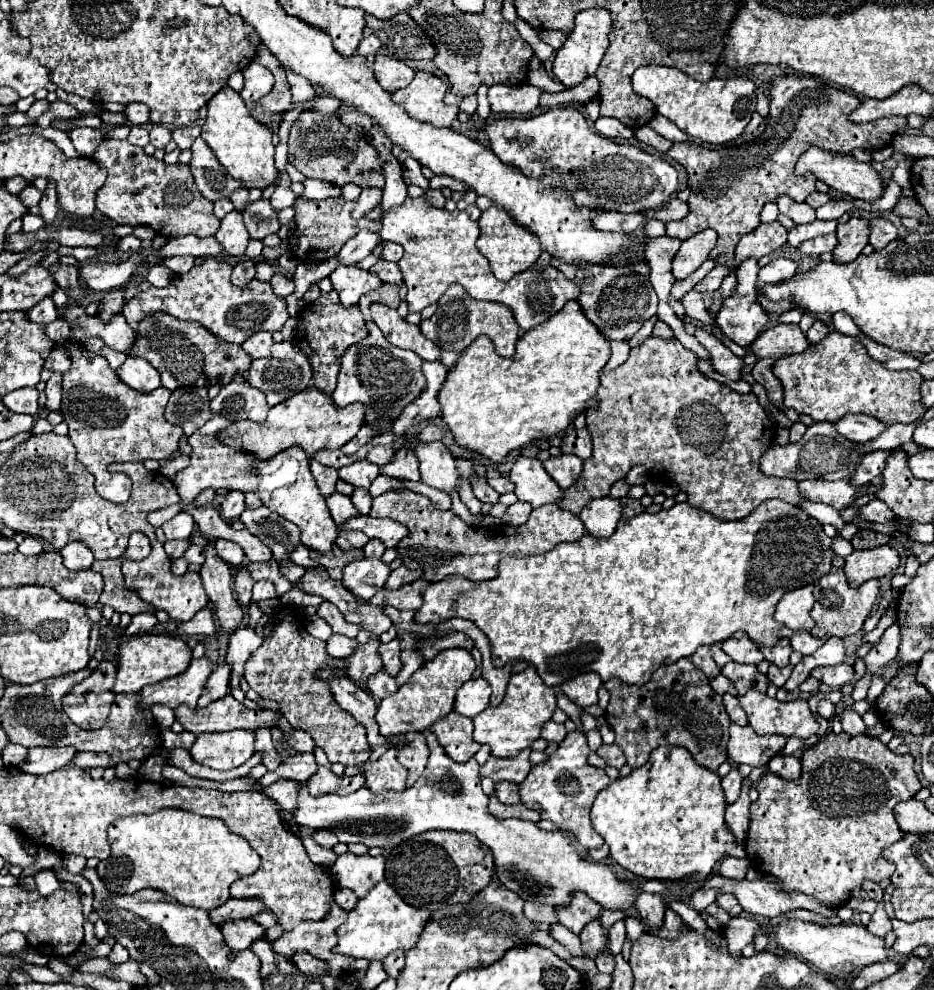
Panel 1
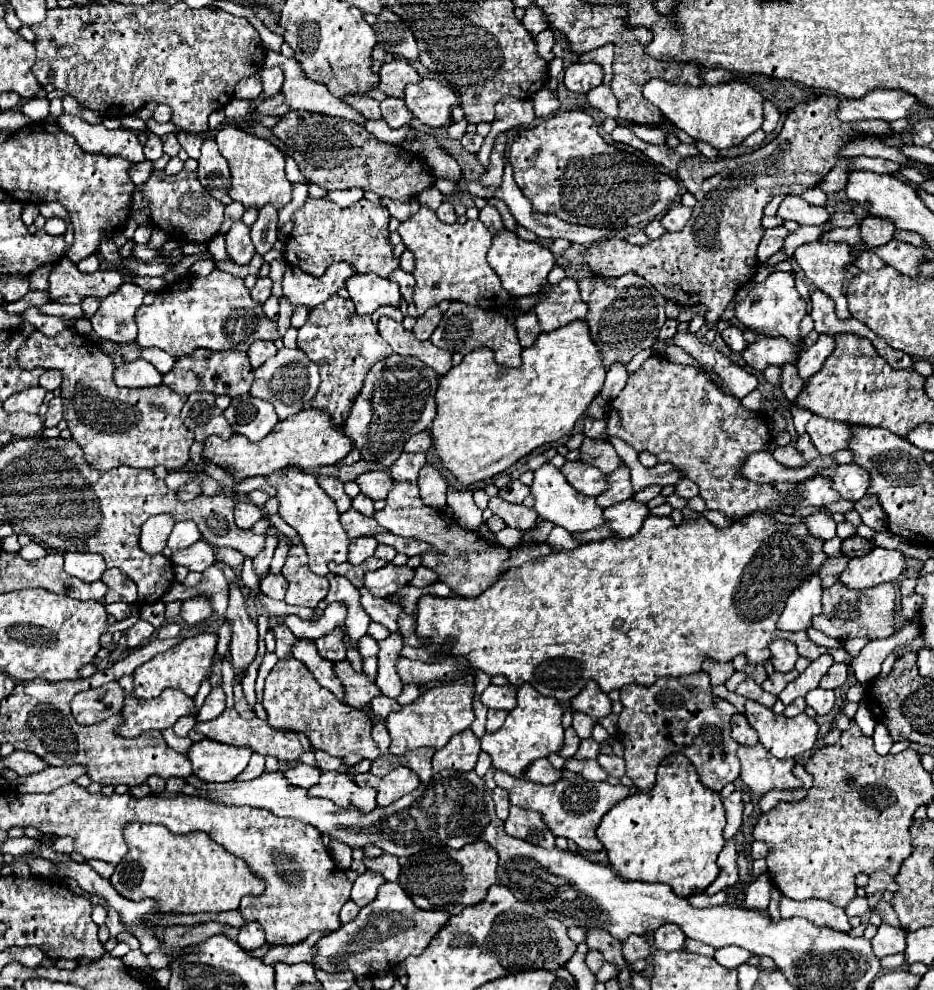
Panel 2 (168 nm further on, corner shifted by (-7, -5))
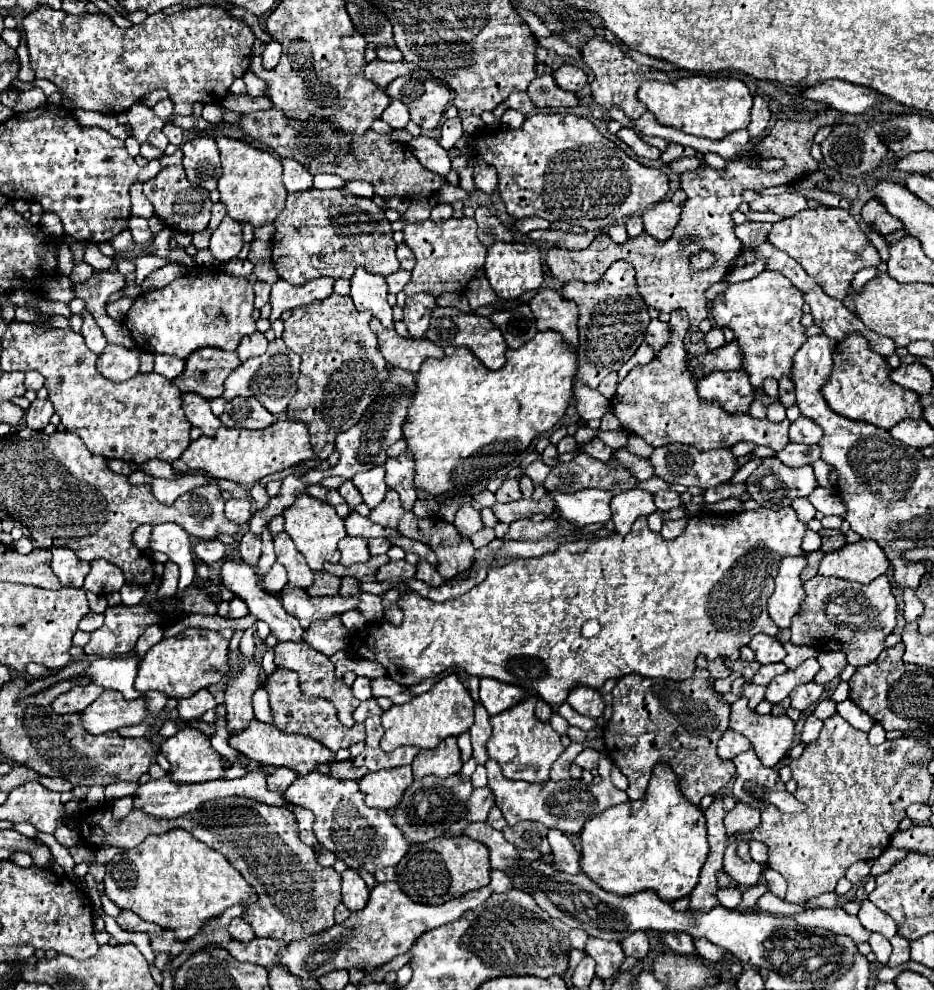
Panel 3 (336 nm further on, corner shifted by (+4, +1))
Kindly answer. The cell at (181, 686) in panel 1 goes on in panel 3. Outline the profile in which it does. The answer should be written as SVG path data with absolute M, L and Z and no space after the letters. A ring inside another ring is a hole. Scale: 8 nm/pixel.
M104 690L104 694L82 712L84 728L90 734L106 734L124 726L134 726L150 716L148 700L126 700L116 690Z

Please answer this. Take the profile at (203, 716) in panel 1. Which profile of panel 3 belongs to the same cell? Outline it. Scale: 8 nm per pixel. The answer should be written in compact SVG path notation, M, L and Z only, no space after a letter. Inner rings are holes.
M252 720L244 730L230 734L228 744L234 746L236 750L240 750L250 760L262 762L264 766L286 766L286 768L296 770L300 776L312 772L318 764L328 764L334 760L334 754L328 748L320 746L320 742L312 740L310 736L284 734L284 732L276 730L272 724L266 724L260 720Z

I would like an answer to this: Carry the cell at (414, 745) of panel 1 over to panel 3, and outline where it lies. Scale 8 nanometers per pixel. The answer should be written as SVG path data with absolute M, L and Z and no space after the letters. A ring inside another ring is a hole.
M372 740L370 744L366 744L364 752L360 756L356 756L352 762L356 766L364 766L364 768L376 772L376 770L382 770L382 768L396 768L396 766L412 764L416 754L418 754L416 746L400 746L400 750L382 752L378 742Z

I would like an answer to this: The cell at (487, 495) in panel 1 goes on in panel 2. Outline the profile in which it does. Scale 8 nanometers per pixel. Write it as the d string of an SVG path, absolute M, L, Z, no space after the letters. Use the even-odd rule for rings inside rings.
M495 496L489 500L489 508L495 516L503 518L503 522L511 528L517 528L517 530L529 530L533 524L535 524L535 510L533 508L527 508L523 504L509 504L505 502L503 498Z

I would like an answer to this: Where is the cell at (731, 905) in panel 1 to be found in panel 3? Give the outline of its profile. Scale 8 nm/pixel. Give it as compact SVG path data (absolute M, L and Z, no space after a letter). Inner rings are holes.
M756 884L746 888L744 894L742 894L742 902L740 902L740 906L738 906L736 910L743 912L754 908L754 906L756 906L756 900L758 900L765 892L767 892L767 887L763 884Z

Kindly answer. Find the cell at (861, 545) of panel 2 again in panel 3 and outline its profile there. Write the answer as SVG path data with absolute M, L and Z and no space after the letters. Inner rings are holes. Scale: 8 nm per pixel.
M822 528L820 530L820 534L822 534L822 550L828 554L828 552L836 552L836 550L840 550L840 546L844 546L846 544L846 536L840 532L840 530L826 530L826 528Z

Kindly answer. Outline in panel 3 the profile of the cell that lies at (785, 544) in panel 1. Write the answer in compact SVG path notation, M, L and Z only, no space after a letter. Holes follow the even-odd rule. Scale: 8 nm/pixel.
M786 506L786 508L776 510L776 512L764 508L764 510L750 510L750 512L738 512L738 514L728 514L728 516L692 516L688 520L686 530L674 540L666 540L660 534L652 532L646 524L646 516L640 516L632 524L632 530L626 536L614 532L614 534L604 536L604 538L594 538L594 540L582 538L582 540L574 540L574 542L564 542L558 546L558 550L542 554L540 558L518 558L506 566L490 568L484 582L480 582L478 586L474 586L472 590L468 590L466 594L462 594L454 600L434 602L434 600L428 600L428 598L418 596L414 592L406 592L398 600L398 604L404 612L402 624L392 626L384 617L378 622L370 623L366 630L352 636L350 654L354 658L366 658L366 660L380 662L386 668L388 676L394 678L396 682L400 682L402 686L412 686L424 678L432 678L448 666L462 666L470 676L480 676L480 678L490 676L494 680L520 686L528 692L536 690L536 694L552 706L560 706L566 700L568 692L576 684L584 684L584 686L598 690L608 678L620 678L626 674L640 674L640 676L648 676L648 678L664 676L664 678L672 678L672 680L686 680L692 676L692 664L694 664L698 654L708 656L708 660L716 660L716 658L738 660L740 648L748 646L748 642L752 640L754 634L762 632L768 636L776 636L780 632L780 628L768 616L766 602L772 596L774 578L778 574L782 558L804 556L804 550L800 548L804 534L806 534L806 524L798 520L792 506Z

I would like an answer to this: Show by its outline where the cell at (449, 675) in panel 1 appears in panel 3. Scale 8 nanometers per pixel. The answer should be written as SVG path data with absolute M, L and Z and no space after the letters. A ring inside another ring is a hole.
M448 674L438 684L432 686L426 694L414 696L406 704L396 704L390 710L382 712L384 736L380 740L380 748L384 752L392 752L400 746L418 746L418 748L436 748L446 736L458 736L470 730L474 722L474 700L462 686L458 674Z

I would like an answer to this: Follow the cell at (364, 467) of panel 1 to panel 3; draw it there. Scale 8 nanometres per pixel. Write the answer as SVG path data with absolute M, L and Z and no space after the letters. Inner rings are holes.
M374 466L368 472L360 472L352 478L352 482L360 490L368 508L376 508L376 504L382 502L386 490L388 490L388 486L384 482L384 466Z

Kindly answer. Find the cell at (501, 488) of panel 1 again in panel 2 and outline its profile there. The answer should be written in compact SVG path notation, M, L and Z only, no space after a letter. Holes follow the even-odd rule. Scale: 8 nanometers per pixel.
M513 480L509 486L499 490L499 496L511 504L521 504L529 496L529 488L525 484L521 484L519 480Z

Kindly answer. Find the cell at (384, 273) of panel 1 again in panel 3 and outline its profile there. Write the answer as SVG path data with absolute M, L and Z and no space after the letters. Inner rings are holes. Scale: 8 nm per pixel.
M398 270L394 274L388 274L386 276L386 282L388 282L390 294L398 294L406 286L408 280L410 280L410 272L406 272L406 270Z

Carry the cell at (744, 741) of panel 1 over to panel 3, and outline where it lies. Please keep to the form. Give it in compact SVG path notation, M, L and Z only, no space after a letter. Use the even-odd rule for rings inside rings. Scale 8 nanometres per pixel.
M750 748L742 754L738 754L734 760L736 764L736 778L734 778L734 786L732 786L732 792L734 796L740 800L740 802L746 802L750 806L756 806L756 808L764 808L766 804L774 804L778 806L782 812L802 812L804 810L804 804L798 802L794 798L794 794L788 794L784 782L780 780L778 776L778 770L776 768L768 768L764 766L758 758L756 758L756 752Z

